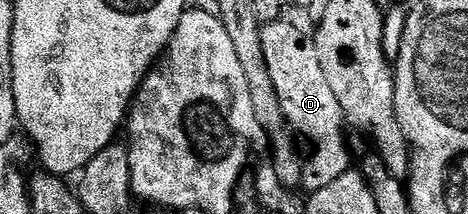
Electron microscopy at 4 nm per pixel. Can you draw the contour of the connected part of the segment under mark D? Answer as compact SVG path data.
M281 18L263 25L260 38L267 70L274 82L275 93L278 94L285 118L297 133L302 132L315 145L314 153L309 158L307 155L303 163L300 183L311 194L330 186L330 183L351 169L350 154L346 146L348 123L342 106L323 73L315 39L309 31L306 33L286 20Z

